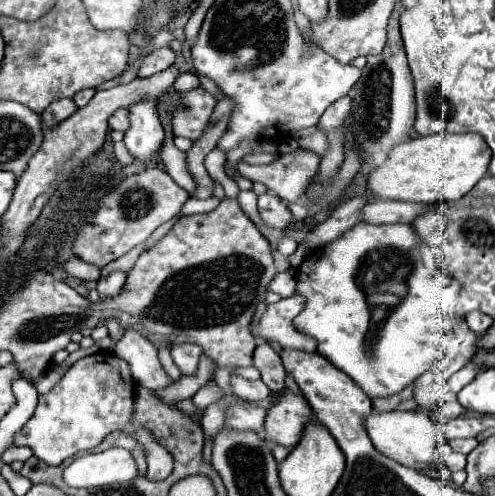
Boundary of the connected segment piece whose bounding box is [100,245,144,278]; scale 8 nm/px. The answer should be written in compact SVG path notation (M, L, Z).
M139 245L130 250L128 253L123 255L122 257L110 262L101 270L101 277L107 276L111 271L120 270L126 274L134 266L136 260L139 255L144 251L144 245Z

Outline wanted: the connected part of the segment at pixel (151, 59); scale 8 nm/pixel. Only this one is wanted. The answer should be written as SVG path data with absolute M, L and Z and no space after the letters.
M160 48L142 60L140 76L152 76L156 72L162 72L168 66L172 66L176 58L178 58L178 52L174 52L172 48Z

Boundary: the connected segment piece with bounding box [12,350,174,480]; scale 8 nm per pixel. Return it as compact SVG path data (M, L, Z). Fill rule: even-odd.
M100 350L86 358L80 358L50 392L38 396L36 412L22 426L22 430L14 434L12 444L32 448L34 456L44 462L62 462L78 452L96 448L112 432L126 432L134 436L146 452L146 476L150 480L164 480L172 472L174 460L152 430L138 422L132 422L134 390L136 384L130 374L128 362L120 360L114 352Z

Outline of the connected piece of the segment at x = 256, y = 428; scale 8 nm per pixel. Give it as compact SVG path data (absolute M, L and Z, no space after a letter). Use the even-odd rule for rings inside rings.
M238 404L228 410L226 424L230 424L236 430L252 430L256 434L264 432L266 422L266 410L254 404Z

